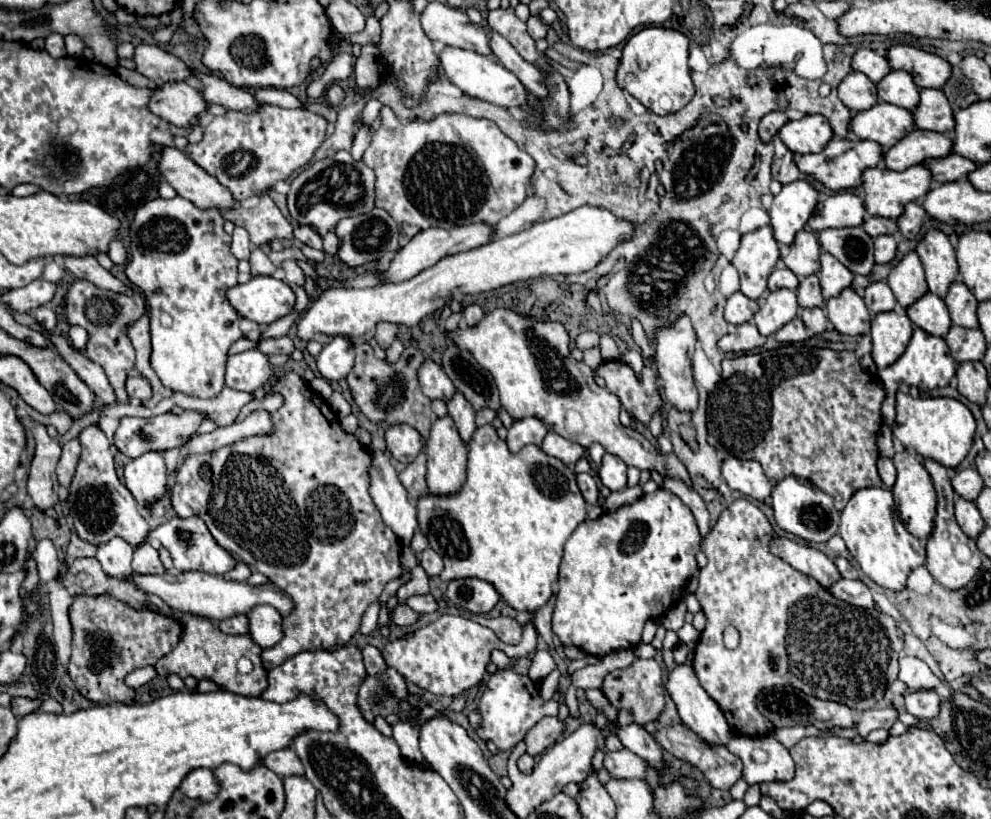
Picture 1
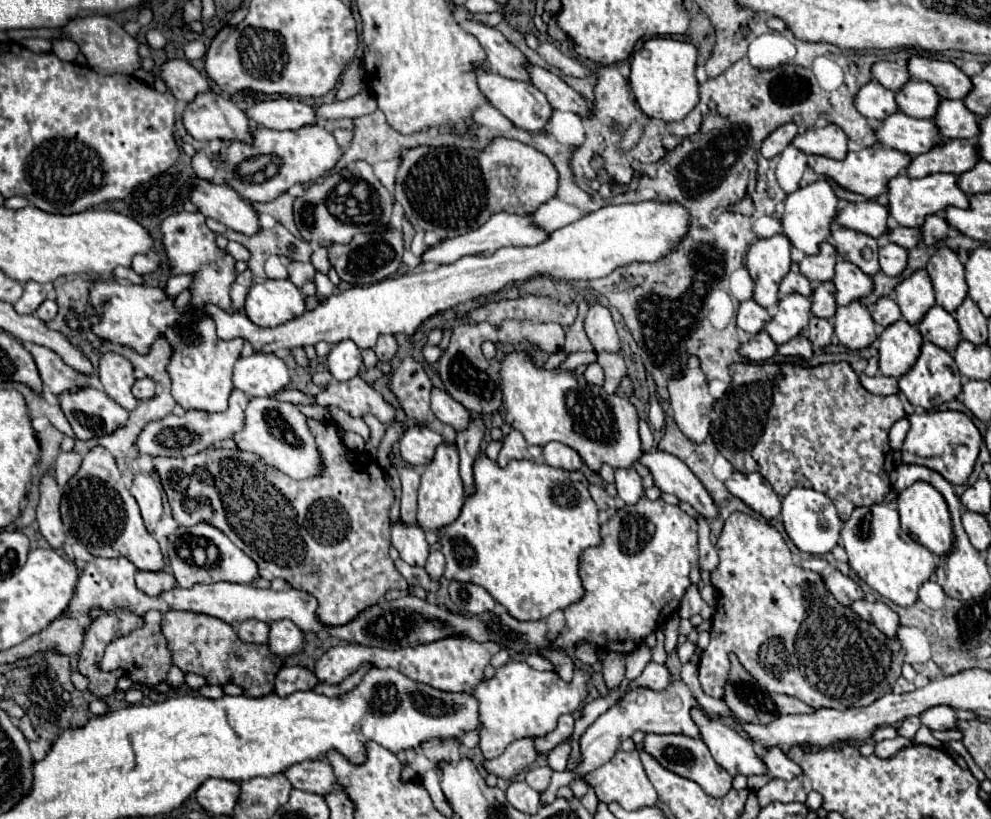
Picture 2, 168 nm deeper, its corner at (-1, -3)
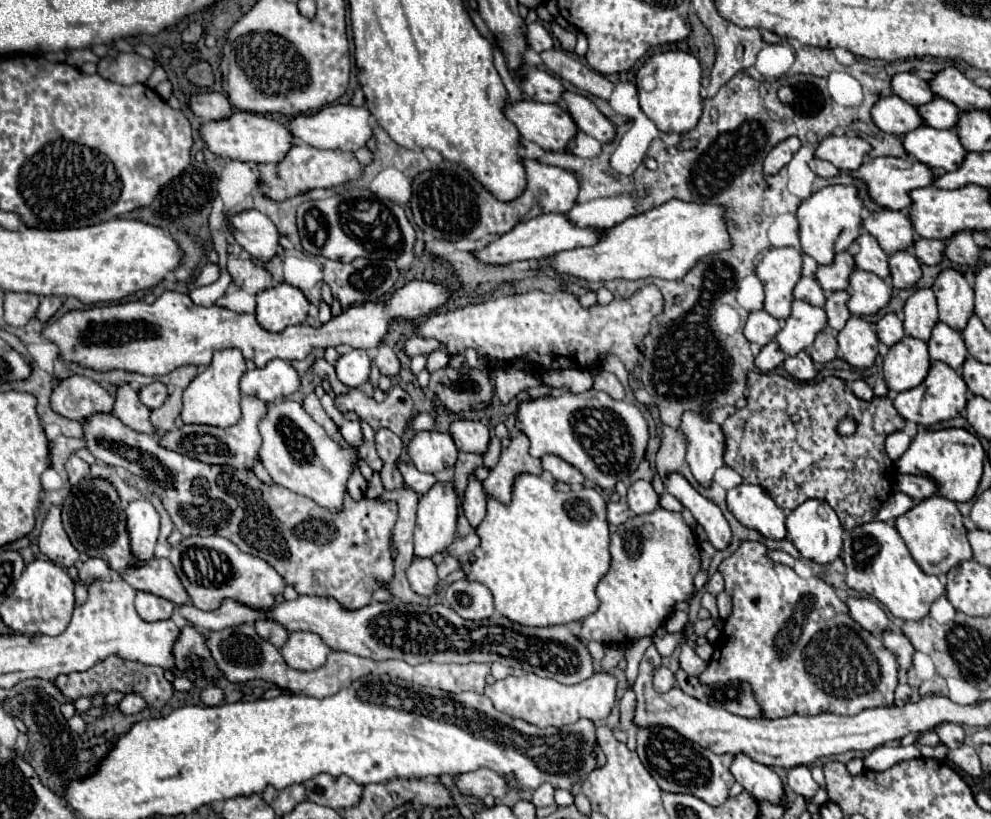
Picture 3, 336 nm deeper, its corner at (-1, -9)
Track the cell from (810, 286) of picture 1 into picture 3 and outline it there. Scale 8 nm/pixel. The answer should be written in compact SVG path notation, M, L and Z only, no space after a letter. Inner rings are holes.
M834 291L826 299L824 311L828 315L828 325L834 327L836 331L840 331L846 325L846 321L852 317L852 313L846 309L848 299L850 299L848 291Z

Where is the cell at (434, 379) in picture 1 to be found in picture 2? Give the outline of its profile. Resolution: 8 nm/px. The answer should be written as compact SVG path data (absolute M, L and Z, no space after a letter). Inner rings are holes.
M434 387L434 389L432 389L432 399L430 399L430 403L432 403L434 415L436 415L442 423L452 425L456 431L462 431L462 429L468 425L470 411L464 409L448 391Z

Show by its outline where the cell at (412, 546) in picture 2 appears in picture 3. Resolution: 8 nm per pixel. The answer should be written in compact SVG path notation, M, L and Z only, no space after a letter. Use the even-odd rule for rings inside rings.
M414 559L412 565L406 571L410 587L414 593L422 597L432 597L436 595L436 585L438 585L438 575L436 575L436 565L432 559Z

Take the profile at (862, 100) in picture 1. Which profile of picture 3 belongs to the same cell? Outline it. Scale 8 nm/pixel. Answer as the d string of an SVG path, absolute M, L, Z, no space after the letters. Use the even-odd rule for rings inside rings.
M898 95L882 97L872 109L872 119L884 133L892 133L898 137L904 137L906 133L926 125L918 109L902 101Z

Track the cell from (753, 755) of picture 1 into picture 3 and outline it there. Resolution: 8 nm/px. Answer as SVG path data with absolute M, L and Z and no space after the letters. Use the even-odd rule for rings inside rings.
M804 765L788 771L788 785L794 793L798 793L802 797L814 797L818 791L818 783L812 779L810 769Z

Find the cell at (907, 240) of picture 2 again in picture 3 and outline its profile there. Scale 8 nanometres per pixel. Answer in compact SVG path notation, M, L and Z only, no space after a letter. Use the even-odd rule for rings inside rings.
M918 239L914 243L916 257L922 259L922 263L926 265L938 265L944 259L944 247L946 243L938 239Z

